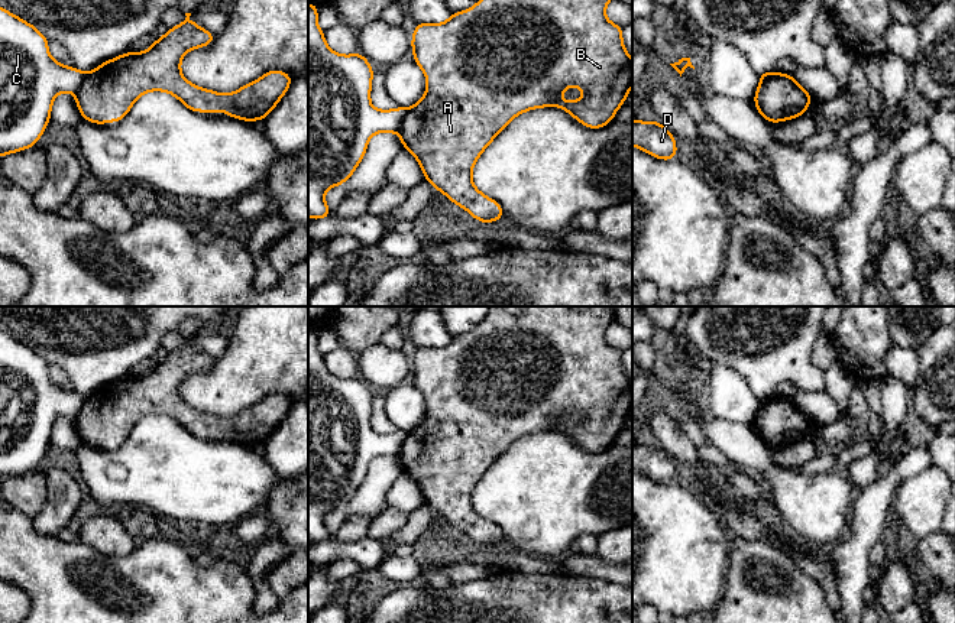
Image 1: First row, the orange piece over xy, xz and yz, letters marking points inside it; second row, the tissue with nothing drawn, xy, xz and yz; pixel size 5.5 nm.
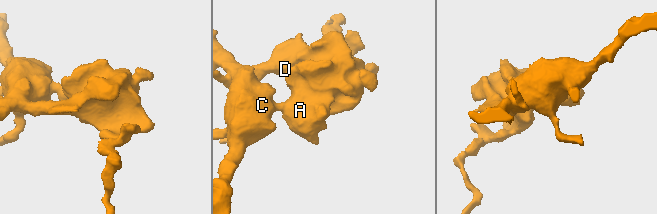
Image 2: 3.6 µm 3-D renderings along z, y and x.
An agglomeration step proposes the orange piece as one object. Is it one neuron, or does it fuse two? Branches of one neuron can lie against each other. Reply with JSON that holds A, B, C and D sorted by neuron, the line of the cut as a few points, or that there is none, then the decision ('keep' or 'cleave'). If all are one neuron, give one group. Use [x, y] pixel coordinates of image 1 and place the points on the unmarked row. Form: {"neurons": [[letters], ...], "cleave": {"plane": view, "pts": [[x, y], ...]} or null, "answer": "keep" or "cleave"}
{"neurons": [["A", "B", "D"], ["C"]], "cleave": {"plane": "xz", "pts": [[407, 432], [398, 456]]}, "answer": "cleave"}

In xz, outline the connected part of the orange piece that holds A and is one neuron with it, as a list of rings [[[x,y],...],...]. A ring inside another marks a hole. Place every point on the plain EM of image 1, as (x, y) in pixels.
[[[491,306],[485,319],[470,332],[451,337],[451,341],[443,347],[417,347],[411,371],[412,383],[424,395],[427,412],[424,421],[407,432],[407,438],[399,452],[402,471],[417,481],[424,503],[428,504],[437,515],[443,516],[451,526],[464,532],[479,546],[493,546],[504,541],[504,533],[499,526],[488,522],[472,506],[472,493],[482,476],[491,465],[504,454],[508,447],[518,438],[540,431],[560,431],[573,442],[579,444],[587,452],[600,452],[614,444],[618,432],[625,426],[629,412],[632,411],[632,383],[629,382],[622,366],[622,350],[609,345],[605,340],[605,331],[615,322],[615,309],[612,306]],[[567,411],[580,411],[585,419],[577,425],[561,425],[560,418]]]

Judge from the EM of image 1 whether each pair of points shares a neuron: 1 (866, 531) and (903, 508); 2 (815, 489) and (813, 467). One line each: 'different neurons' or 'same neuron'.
1: different neurons
2: different neurons

